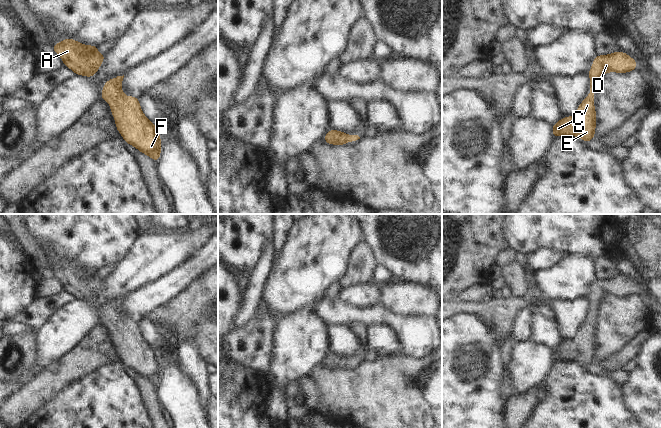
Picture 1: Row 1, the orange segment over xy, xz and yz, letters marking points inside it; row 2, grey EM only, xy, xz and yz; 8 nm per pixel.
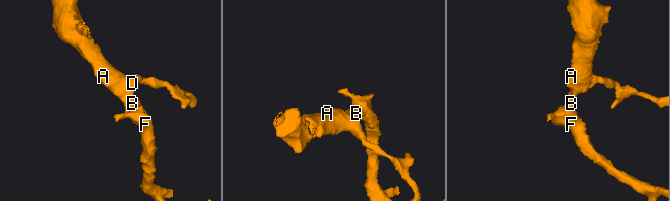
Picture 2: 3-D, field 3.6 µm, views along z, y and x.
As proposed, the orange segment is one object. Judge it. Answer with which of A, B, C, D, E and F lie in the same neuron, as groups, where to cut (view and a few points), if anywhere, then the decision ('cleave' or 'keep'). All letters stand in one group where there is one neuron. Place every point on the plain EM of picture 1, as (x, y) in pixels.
groups A B C D E F; cut none; keep

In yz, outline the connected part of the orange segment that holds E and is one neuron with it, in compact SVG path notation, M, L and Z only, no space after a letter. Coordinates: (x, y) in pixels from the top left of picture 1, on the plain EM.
M615 275L607 279L596 279L588 296L590 303L590 316L580 327L576 337L561 342L552 349L554 361L575 360L590 366L594 363L596 354L596 333L594 318L598 305L605 297L629 297L636 294L637 285L623 275Z

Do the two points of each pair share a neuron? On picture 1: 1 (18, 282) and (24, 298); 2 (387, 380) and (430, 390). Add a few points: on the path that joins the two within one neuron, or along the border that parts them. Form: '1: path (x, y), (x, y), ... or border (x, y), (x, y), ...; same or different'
1: path (18, 286), (20, 294); same
2: path (398, 391), (402, 395), (422, 398); same

